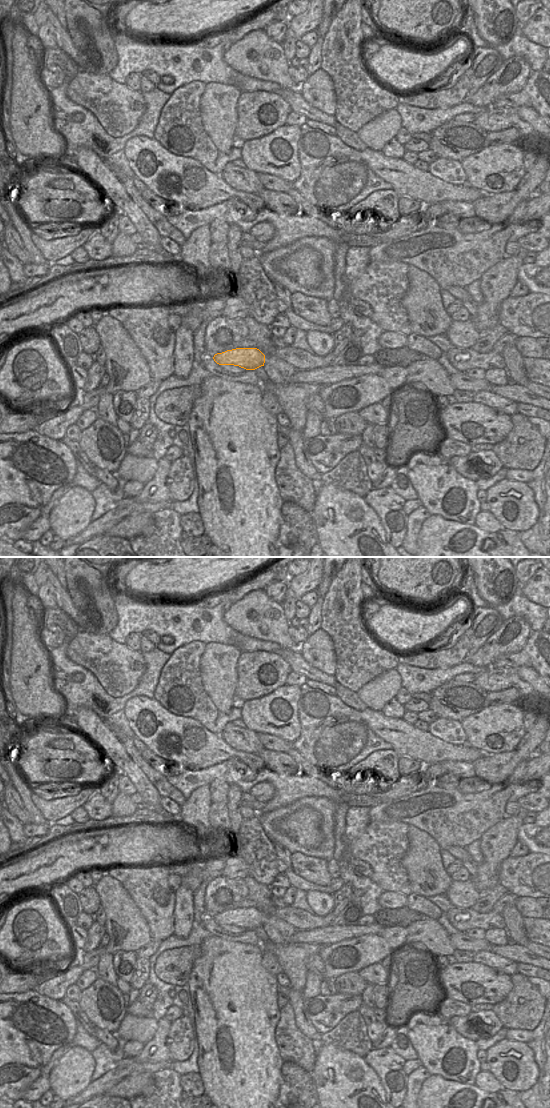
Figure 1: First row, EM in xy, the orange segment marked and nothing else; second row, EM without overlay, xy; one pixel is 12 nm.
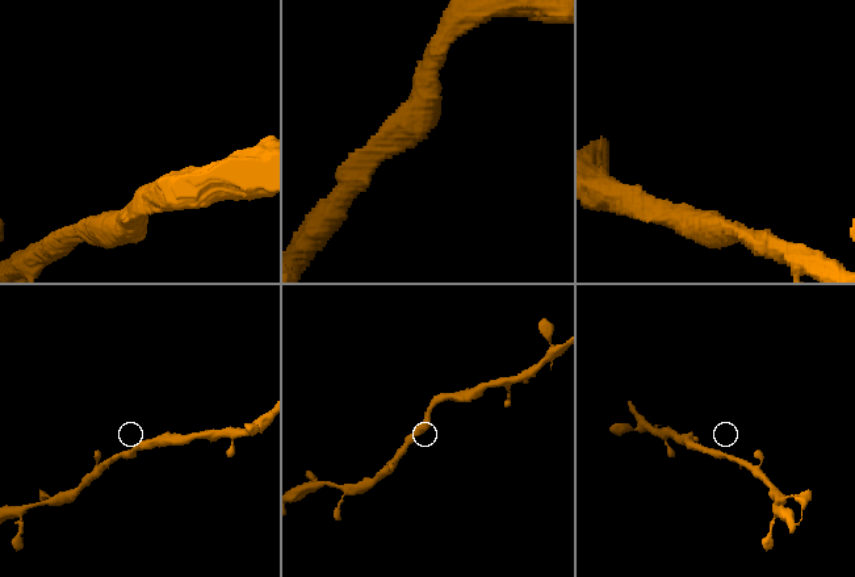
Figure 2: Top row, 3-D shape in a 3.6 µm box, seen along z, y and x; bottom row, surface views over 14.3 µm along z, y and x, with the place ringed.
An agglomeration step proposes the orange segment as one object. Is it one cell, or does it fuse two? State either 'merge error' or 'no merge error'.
no merge error

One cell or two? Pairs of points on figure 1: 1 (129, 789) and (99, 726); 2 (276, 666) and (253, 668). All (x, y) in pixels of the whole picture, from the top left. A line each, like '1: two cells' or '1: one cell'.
1: two cells
2: one cell

